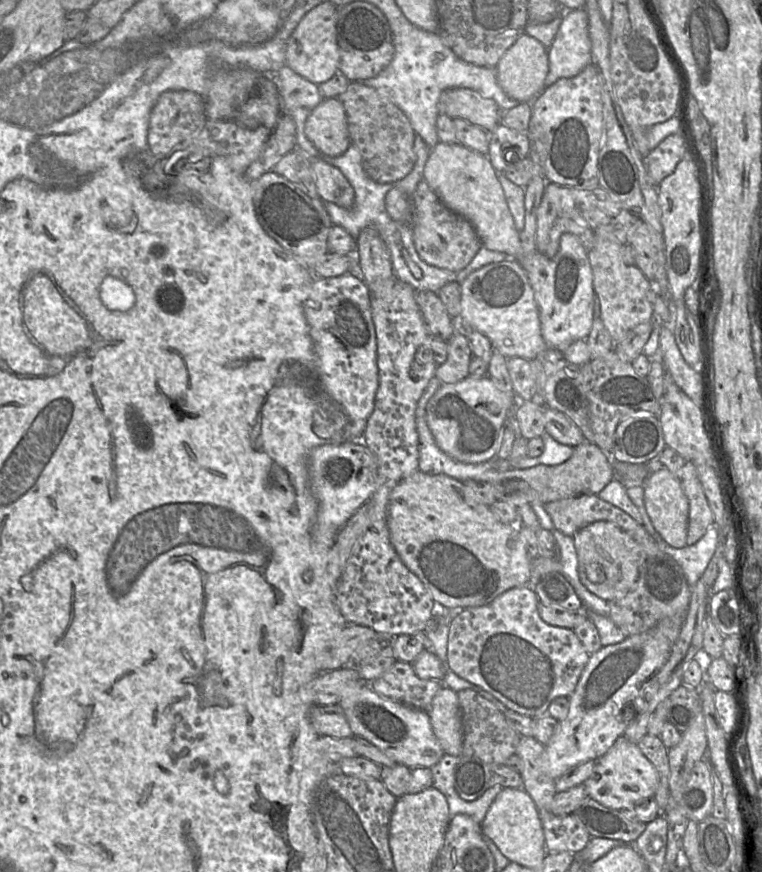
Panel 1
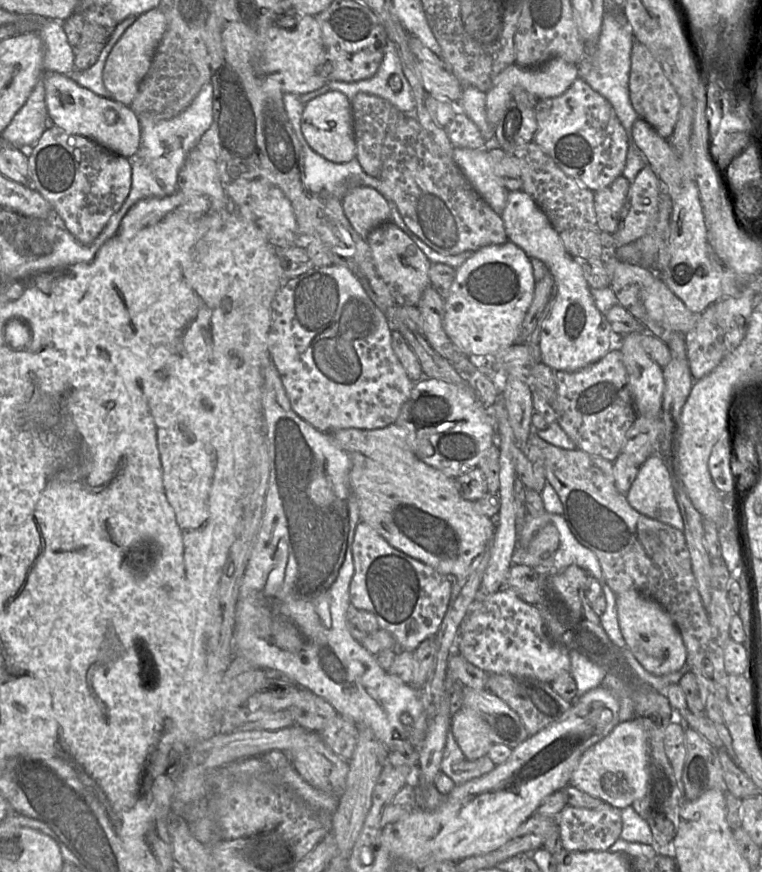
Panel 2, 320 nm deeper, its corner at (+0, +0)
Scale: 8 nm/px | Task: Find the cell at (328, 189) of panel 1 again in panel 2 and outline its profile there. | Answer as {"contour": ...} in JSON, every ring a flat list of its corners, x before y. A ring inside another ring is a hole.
{"contour":[[368,186,352,187,342,199,342,208,353,229,363,238,378,225,390,220,385,197]]}

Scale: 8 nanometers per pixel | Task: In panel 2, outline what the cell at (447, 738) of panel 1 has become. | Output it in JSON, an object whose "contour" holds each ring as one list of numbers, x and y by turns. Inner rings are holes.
{"contour":[[461,707,451,717,450,729,467,760,486,756,492,746,488,727,472,709]]}

